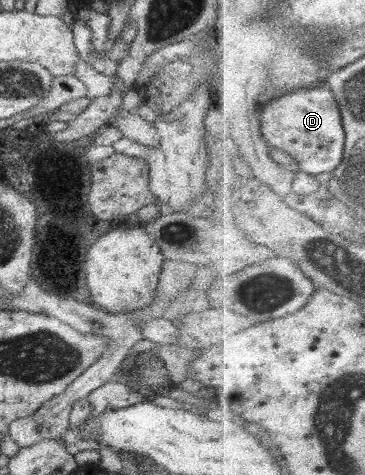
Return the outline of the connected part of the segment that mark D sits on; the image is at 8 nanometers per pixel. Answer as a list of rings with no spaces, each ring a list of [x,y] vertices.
[[[326,84],[297,89],[272,101],[262,111],[261,126],[264,137],[278,149],[293,155],[300,162],[301,171],[306,173],[334,173],[346,157],[347,129],[343,109],[332,88]]]

